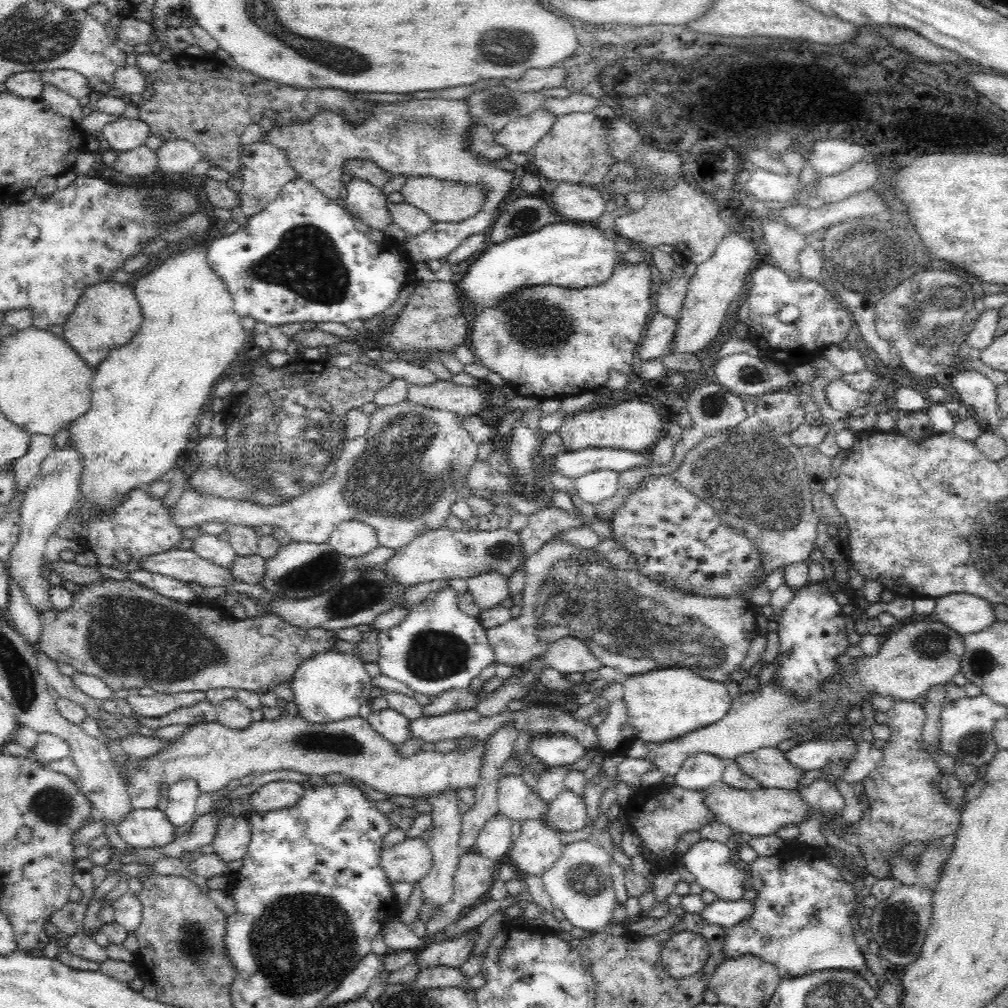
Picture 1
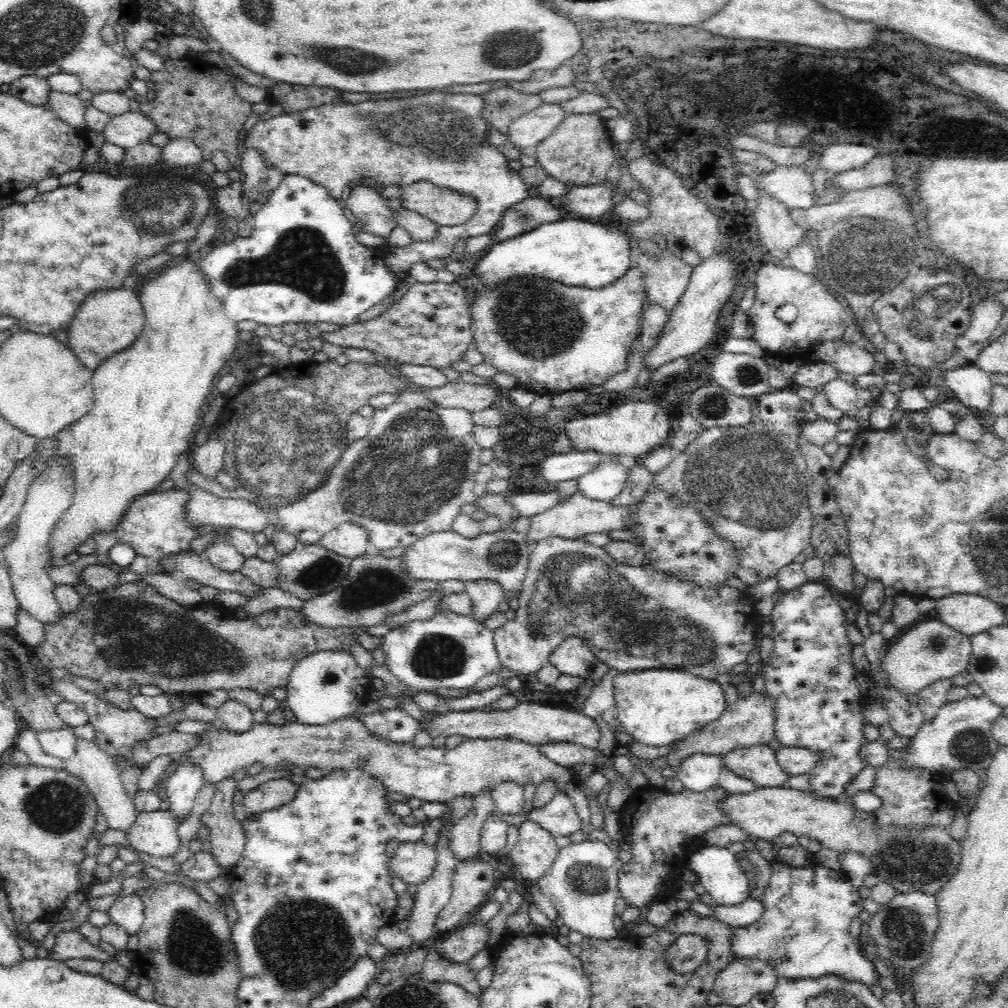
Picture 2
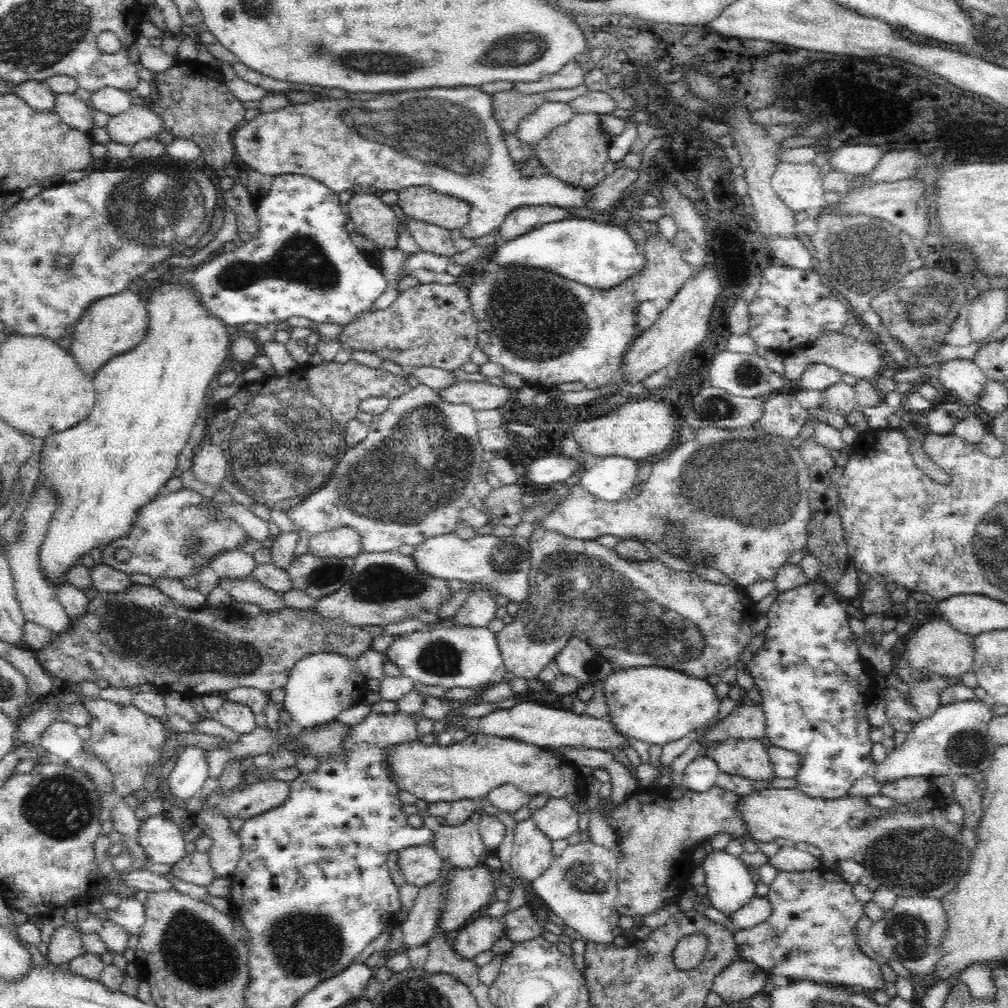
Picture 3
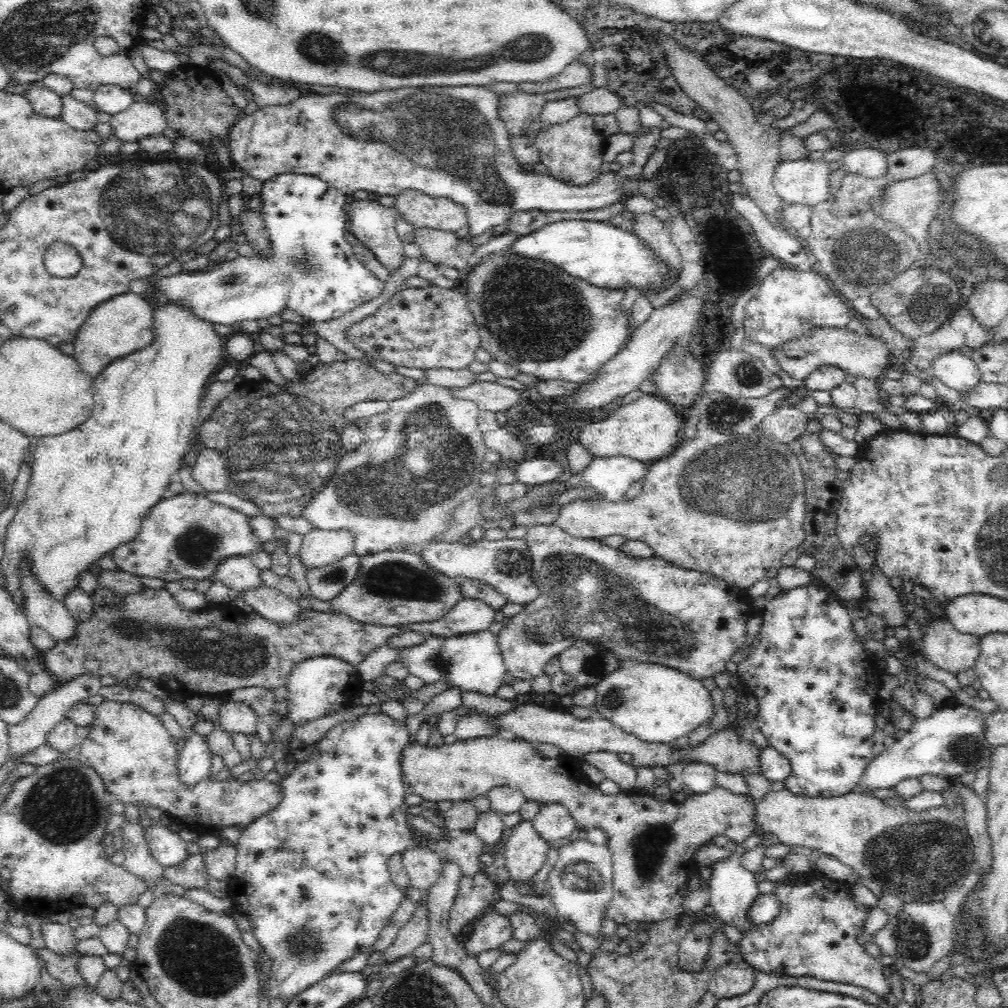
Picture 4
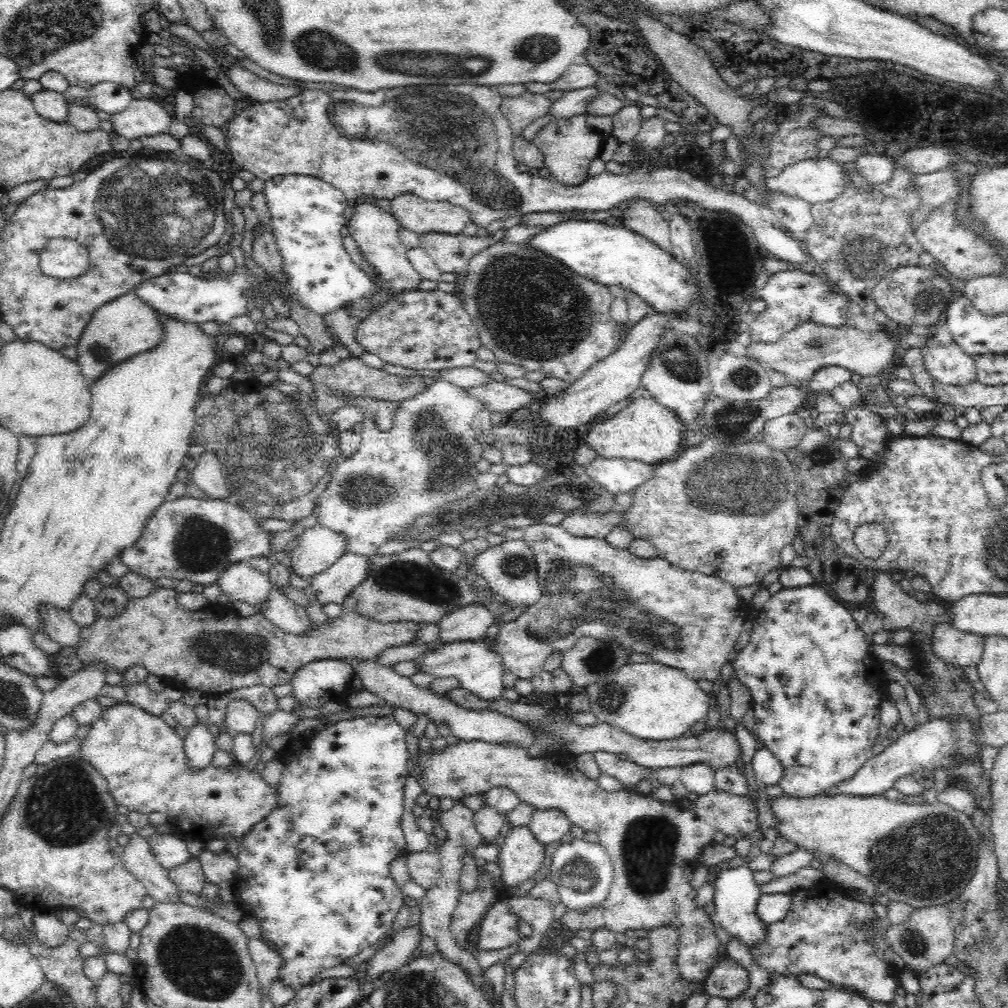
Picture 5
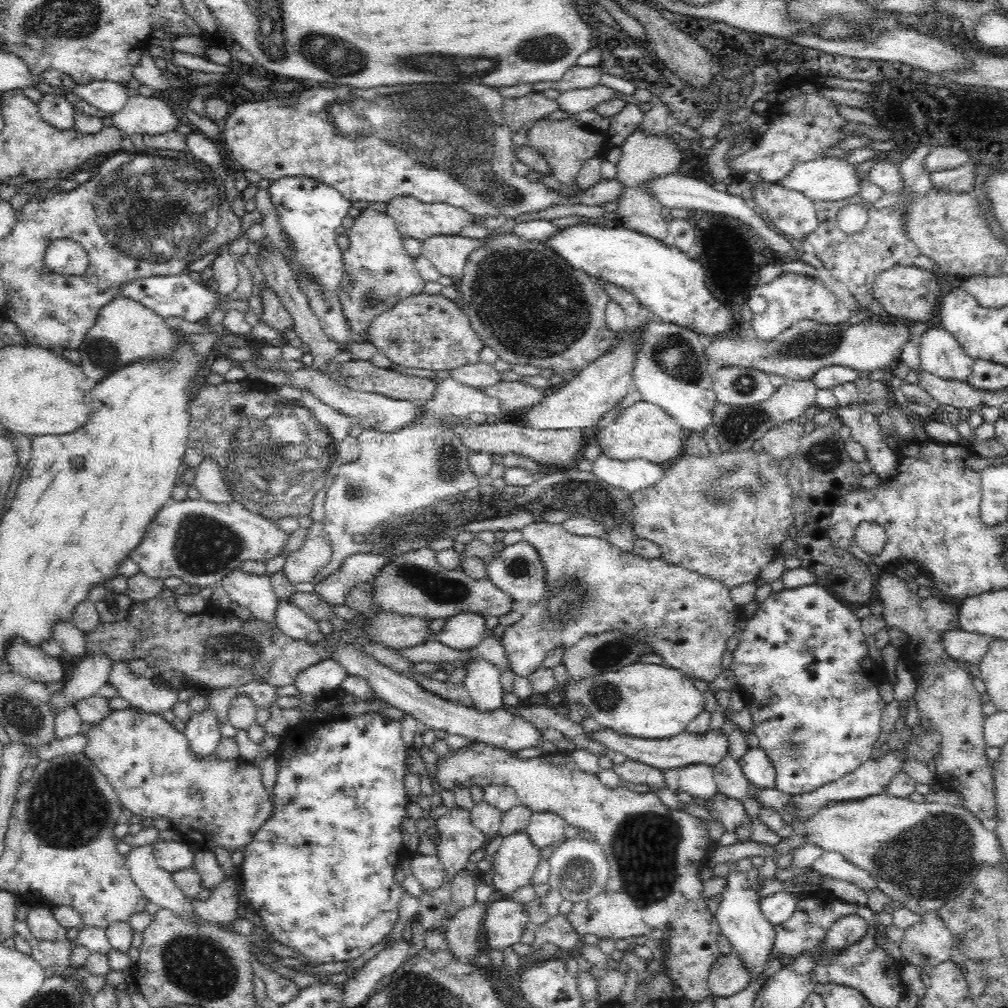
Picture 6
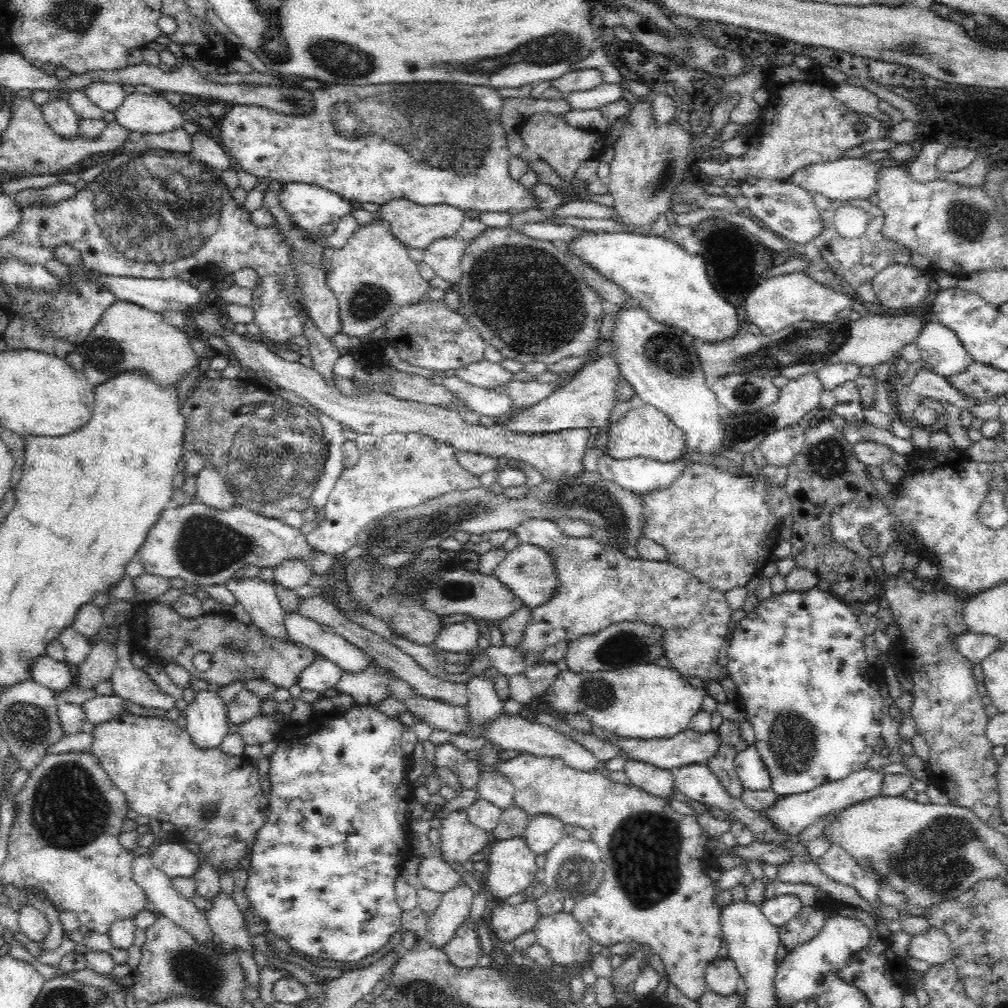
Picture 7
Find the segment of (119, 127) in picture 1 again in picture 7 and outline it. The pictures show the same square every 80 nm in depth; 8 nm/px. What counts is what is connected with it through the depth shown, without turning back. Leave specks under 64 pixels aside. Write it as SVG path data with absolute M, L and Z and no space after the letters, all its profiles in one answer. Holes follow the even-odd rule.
M135 91L126 95L124 104L114 112L115 122L122 128L130 132L139 132L141 134L161 134L172 132L176 128L181 128L185 120L182 118L182 107L177 108L170 104L164 97L157 93L146 95Z

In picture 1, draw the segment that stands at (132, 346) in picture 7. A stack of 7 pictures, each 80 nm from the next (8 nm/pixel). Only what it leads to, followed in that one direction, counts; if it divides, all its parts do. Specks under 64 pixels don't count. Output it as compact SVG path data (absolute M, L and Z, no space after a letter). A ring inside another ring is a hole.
M115 281L88 284L82 292L76 306L62 324L63 338L90 366L98 366L109 357L110 351L128 344L138 332L142 313L132 289Z

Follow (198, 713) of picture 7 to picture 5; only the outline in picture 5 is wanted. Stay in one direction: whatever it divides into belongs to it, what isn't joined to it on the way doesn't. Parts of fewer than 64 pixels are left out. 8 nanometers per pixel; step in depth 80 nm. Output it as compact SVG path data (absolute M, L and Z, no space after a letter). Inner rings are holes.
M196 724L188 730L186 739L183 741L184 763L192 771L203 771L211 764L211 758L215 753L214 742L216 736L212 736L206 729L207 724Z

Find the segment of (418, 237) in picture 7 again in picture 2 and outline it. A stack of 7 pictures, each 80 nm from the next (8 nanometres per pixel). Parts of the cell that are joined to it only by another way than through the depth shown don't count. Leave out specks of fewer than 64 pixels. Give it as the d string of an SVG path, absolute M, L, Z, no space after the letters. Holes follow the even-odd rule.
M426 180L401 188L401 206L429 218L439 226L458 226L470 220L477 209L472 195L436 187Z

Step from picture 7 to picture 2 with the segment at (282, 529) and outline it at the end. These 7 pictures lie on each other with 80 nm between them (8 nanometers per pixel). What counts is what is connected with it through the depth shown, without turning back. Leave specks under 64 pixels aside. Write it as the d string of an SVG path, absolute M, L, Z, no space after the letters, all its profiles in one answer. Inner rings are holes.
M186 489L175 491L144 492L136 496L130 506L124 510L124 516L120 524L112 530L104 532L94 532L91 538L95 544L95 552L98 554L100 564L107 566L114 572L135 572L136 574L158 574L162 573L162 567L158 560L162 556L178 554L178 552L188 552L190 549L190 540L198 538L196 527L190 527L190 523L184 519L186 512L186 500L188 500L188 491ZM115 544L129 544L136 553L132 568L118 568L110 558L108 550Z

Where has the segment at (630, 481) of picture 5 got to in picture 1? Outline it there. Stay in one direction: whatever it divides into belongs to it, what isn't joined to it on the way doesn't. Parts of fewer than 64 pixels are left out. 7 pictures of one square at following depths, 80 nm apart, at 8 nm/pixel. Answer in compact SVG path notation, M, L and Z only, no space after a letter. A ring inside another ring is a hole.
M602 469L587 472L573 480L577 495L588 504L600 504L616 492L618 472Z

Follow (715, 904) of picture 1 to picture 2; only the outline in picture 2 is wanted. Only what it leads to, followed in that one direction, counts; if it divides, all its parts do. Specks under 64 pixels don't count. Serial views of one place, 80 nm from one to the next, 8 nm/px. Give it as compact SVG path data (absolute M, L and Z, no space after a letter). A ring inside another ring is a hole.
M748 897L746 900L742 900L740 904L711 907L710 917L731 928L740 928L754 924L762 916L762 912L764 912L762 901Z

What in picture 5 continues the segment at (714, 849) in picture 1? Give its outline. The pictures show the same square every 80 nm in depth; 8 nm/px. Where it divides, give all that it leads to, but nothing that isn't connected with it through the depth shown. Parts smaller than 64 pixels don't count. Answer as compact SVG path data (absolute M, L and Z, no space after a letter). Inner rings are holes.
M746 865L738 868L720 871L716 877L712 877L714 888L713 903L715 906L714 919L719 921L731 938L737 942L744 943L747 947L758 944L764 940L764 926L756 915L756 904L760 898L761 891L753 877L753 871Z

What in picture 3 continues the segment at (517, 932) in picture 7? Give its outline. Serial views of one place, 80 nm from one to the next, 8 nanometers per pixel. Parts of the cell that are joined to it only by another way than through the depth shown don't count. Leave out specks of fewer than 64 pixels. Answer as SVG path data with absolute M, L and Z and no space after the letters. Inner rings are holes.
M478 915L468 925L458 931L452 949L462 959L472 960L480 952L490 950L500 938L505 938L504 923L501 918Z

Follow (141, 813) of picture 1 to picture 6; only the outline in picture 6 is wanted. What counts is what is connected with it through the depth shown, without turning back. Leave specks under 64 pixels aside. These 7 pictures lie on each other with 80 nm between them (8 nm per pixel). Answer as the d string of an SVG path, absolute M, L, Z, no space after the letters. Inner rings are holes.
M157 838L152 848L158 867L170 874L193 866L194 852L186 842Z

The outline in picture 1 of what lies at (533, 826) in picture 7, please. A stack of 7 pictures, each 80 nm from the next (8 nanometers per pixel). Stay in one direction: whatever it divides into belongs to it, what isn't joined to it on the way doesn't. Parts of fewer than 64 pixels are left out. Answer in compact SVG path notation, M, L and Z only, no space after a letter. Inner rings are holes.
M565 788L549 804L546 818L542 821L555 830L574 832L574 830L584 828L586 820L588 820L588 813L584 797Z

